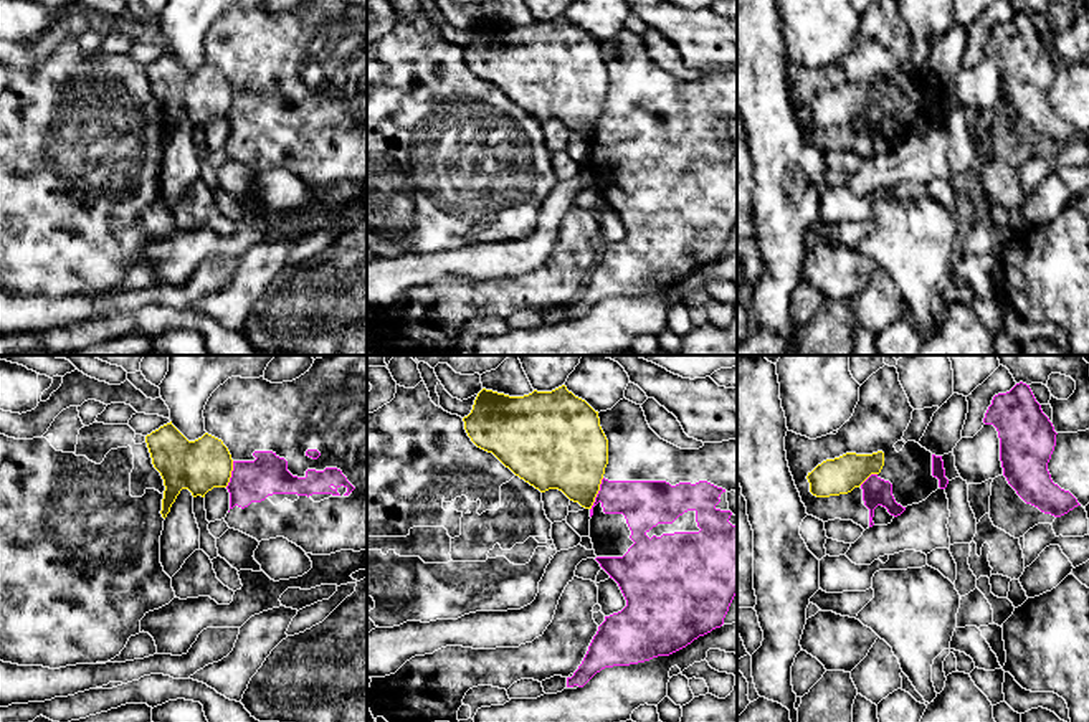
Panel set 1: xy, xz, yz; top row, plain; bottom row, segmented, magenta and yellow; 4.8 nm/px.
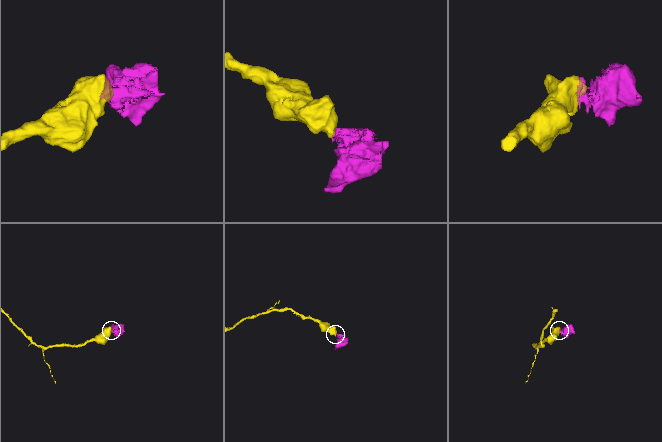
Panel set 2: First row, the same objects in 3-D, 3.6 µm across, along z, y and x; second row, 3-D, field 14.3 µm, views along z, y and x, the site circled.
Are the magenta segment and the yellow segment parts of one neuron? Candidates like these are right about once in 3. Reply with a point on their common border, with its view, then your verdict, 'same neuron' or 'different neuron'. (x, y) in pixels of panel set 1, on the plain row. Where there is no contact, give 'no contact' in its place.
xz (597, 124) | different neuron

